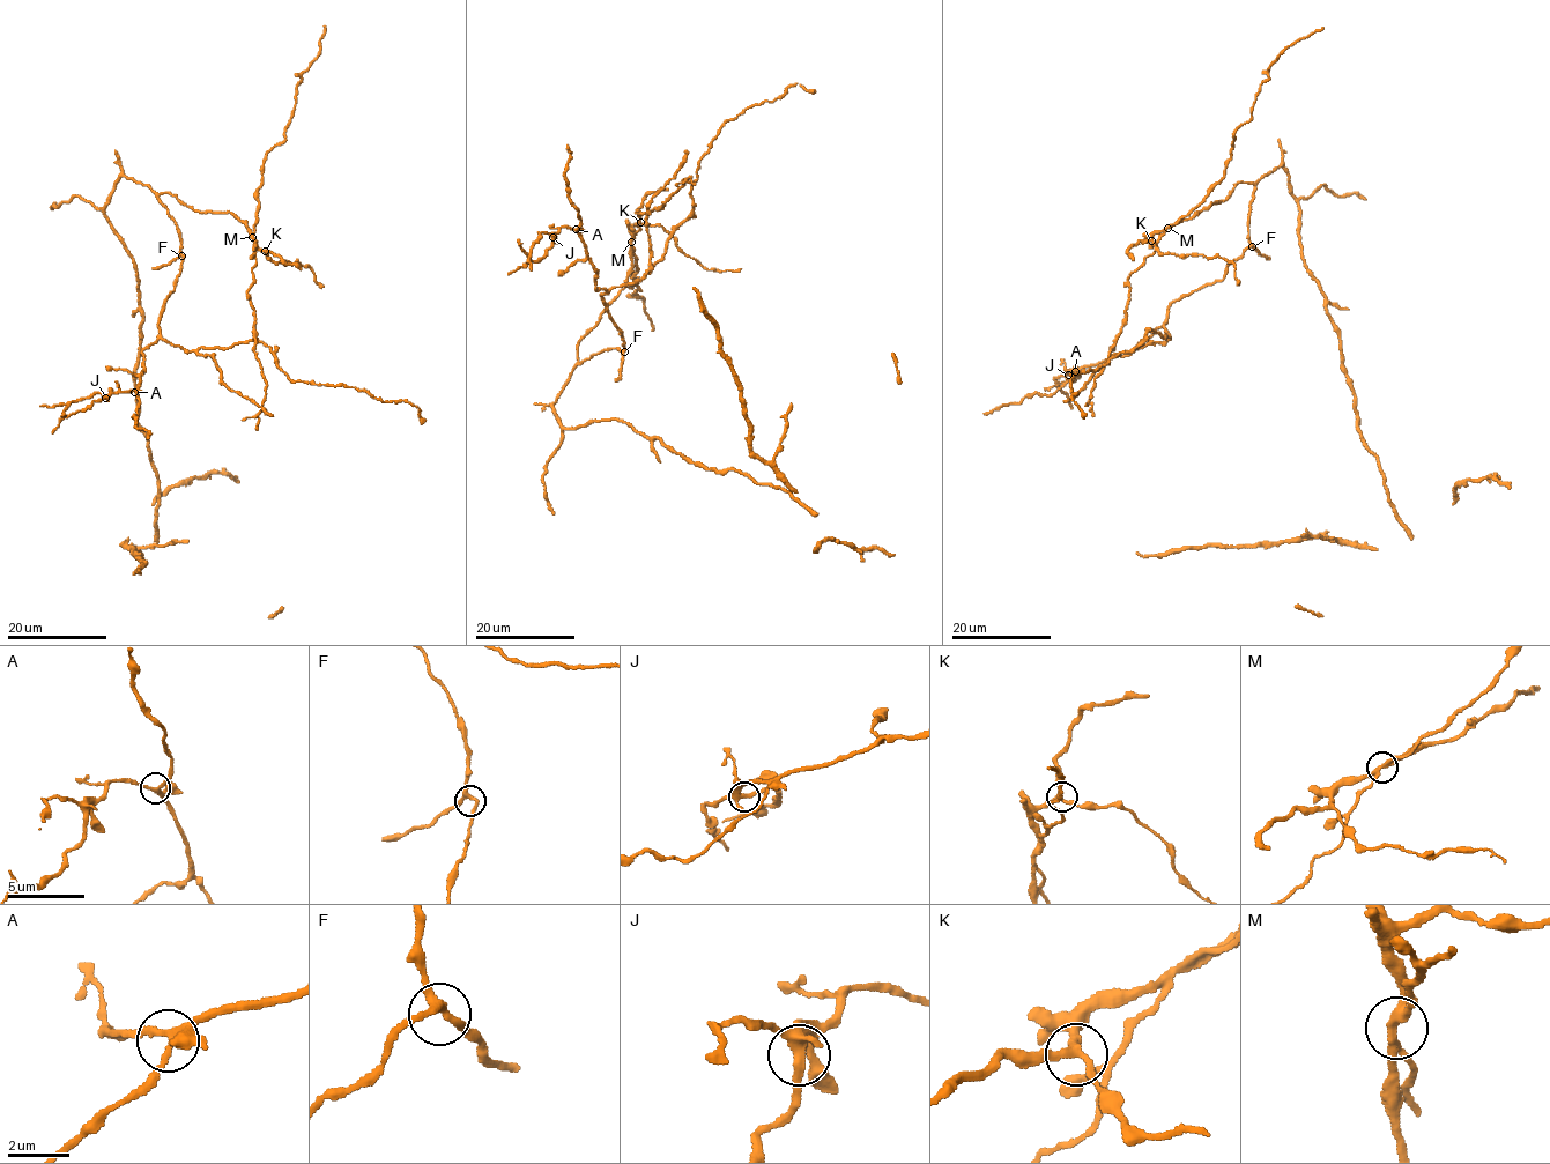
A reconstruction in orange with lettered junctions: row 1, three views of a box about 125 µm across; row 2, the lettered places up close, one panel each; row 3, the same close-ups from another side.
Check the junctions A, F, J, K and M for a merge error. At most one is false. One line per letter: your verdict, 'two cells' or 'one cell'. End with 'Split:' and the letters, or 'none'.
A: one cell
F: one cell
J: one cell
K: one cell
M: two cells
Split: M

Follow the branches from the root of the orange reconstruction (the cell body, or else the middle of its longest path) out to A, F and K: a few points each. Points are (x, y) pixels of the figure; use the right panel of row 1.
A: (1300, 212), (1282, 165), (1262, 176), (1250, 245), (1224, 277), (1171, 304), (1126, 356), (1075, 371)
F: (1300, 212), (1282, 165), (1262, 176), (1250, 207), (1248, 242), (1252, 246)
K: (1300, 212), (1281, 165), (1254, 184), (1237, 183), (1226, 200), (1158, 230), (1151, 241)

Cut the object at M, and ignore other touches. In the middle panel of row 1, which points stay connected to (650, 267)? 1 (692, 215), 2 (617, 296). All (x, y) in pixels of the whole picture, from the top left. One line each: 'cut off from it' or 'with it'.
1: with it
2: with it

